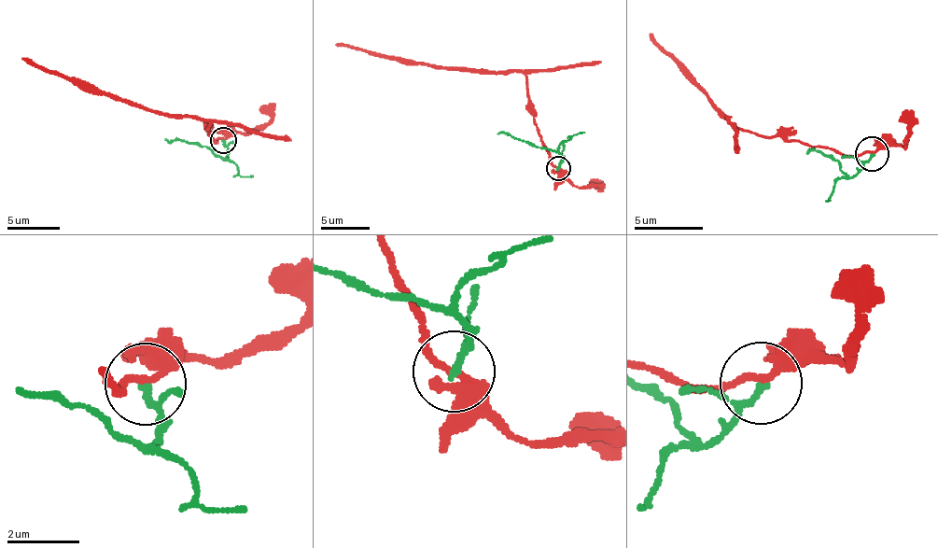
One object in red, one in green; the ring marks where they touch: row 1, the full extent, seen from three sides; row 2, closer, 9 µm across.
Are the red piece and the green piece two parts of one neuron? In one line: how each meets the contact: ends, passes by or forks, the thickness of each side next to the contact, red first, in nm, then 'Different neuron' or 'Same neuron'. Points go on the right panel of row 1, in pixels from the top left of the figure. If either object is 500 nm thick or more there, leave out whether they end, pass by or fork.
At the ring red passes by. At the ring green passes by. Thickness 180 nm (red) against 140 nm. Different neuron

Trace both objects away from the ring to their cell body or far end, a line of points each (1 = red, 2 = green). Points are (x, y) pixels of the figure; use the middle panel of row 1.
1: (558, 168), (538, 132), (526, 77), (521, 73), (431, 67), (423, 63), (403, 63), (351, 45), (335, 45)
2: (558, 168), (563, 159), (556, 152), (503, 132), (498, 134)

